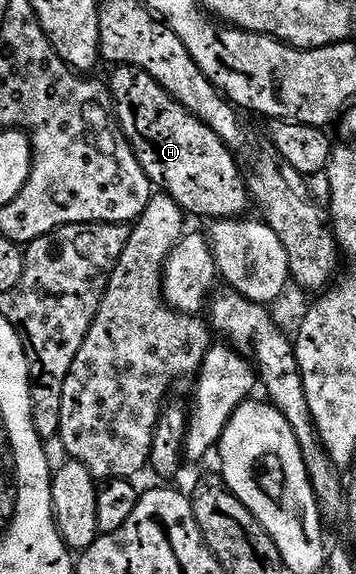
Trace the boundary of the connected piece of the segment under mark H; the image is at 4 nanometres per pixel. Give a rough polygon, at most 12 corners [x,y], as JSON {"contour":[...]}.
{"contour":[[118,66],[110,99],[155,189],[183,213],[251,207],[235,153],[150,75]]}

